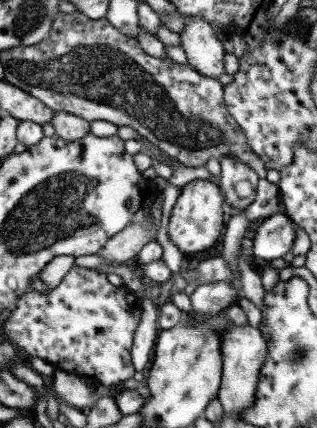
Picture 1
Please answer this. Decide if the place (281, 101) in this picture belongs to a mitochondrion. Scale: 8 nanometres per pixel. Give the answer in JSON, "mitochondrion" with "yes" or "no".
{"mitochondrion":"yes"}

